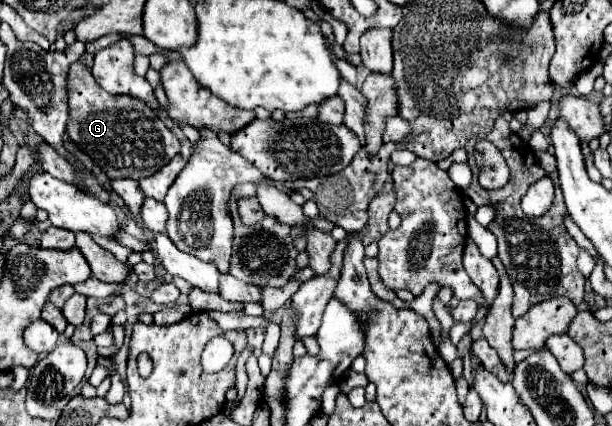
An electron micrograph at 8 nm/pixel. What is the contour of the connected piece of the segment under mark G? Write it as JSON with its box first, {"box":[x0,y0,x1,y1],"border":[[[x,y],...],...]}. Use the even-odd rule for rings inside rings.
{"box":[67,52,179,178],"border":[[[85,52],[81,60],[71,64],[67,74],[67,94],[69,94],[69,122],[67,134],[71,142],[77,144],[109,178],[147,178],[159,168],[171,162],[179,152],[177,136],[165,126],[153,110],[131,96],[111,96],[105,92],[91,74],[93,54]]]}

